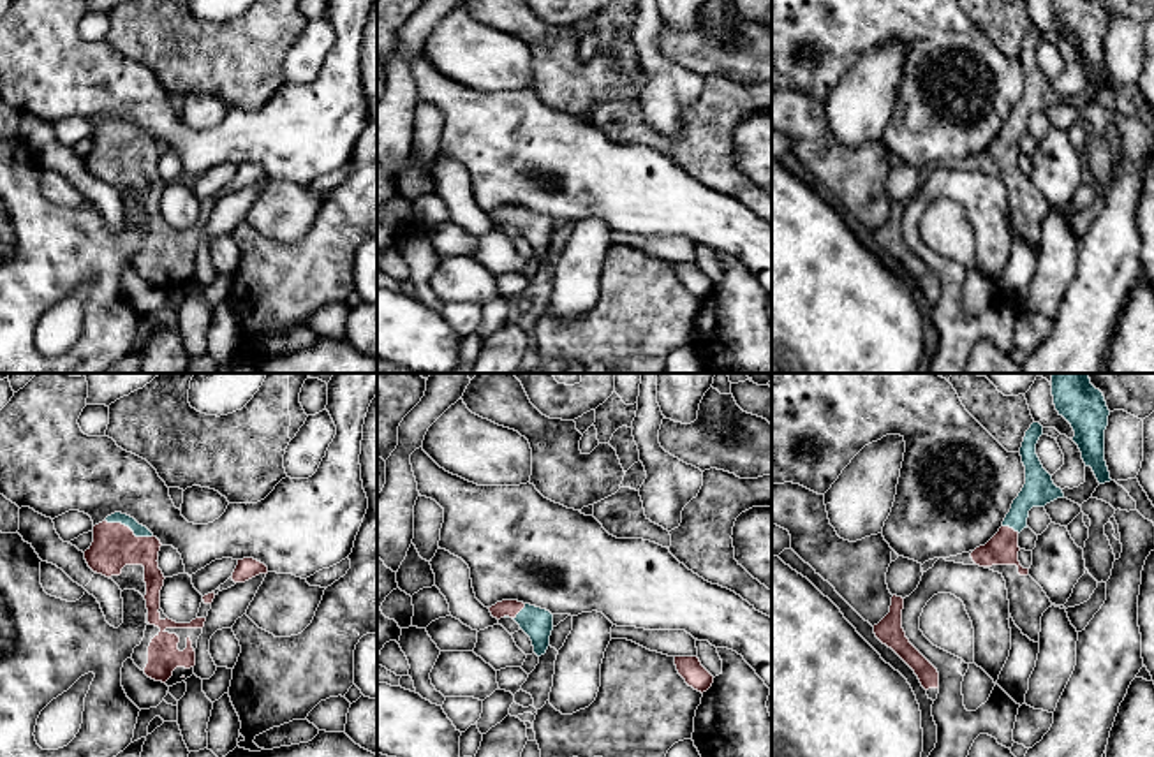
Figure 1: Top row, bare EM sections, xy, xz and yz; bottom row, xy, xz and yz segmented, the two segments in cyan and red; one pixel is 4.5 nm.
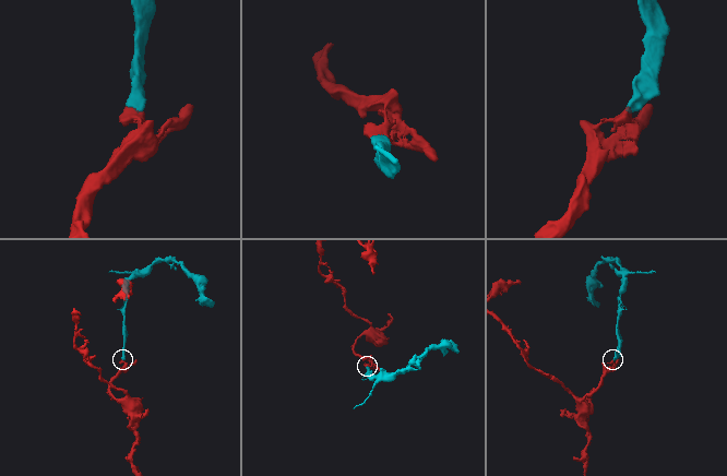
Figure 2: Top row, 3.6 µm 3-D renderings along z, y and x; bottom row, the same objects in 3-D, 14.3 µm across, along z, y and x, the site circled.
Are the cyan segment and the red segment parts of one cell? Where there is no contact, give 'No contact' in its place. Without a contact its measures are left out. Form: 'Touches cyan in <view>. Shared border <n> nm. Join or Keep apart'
Touches cyan in xy. Shared border 220 nm. Join

